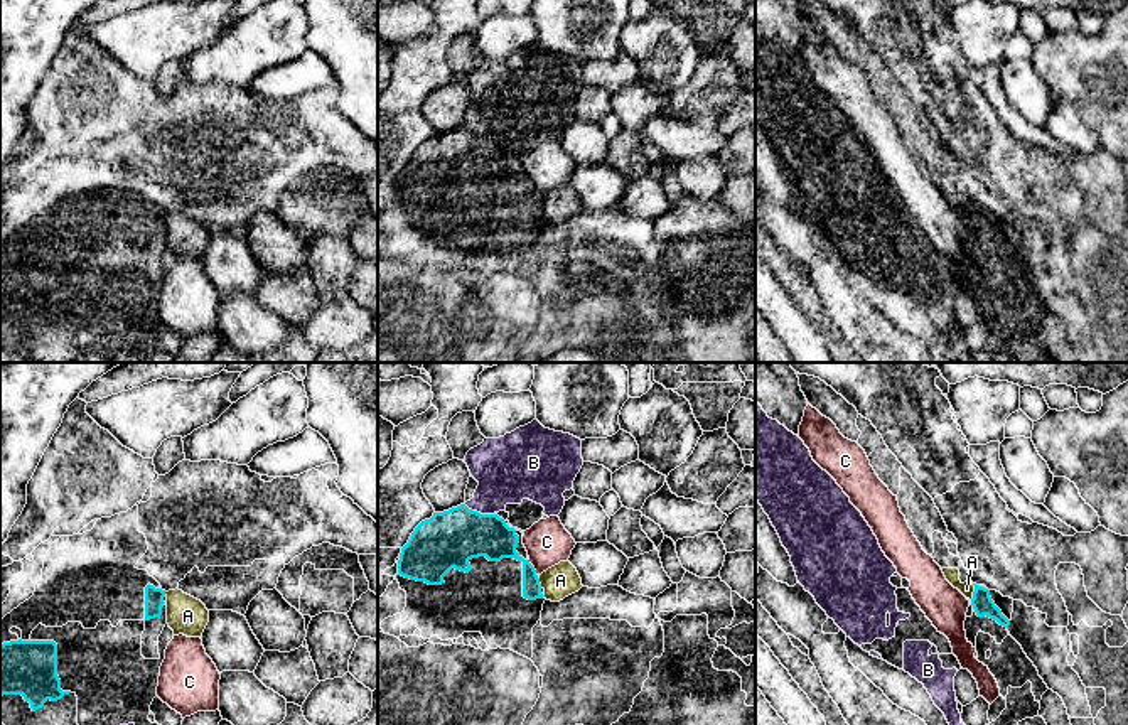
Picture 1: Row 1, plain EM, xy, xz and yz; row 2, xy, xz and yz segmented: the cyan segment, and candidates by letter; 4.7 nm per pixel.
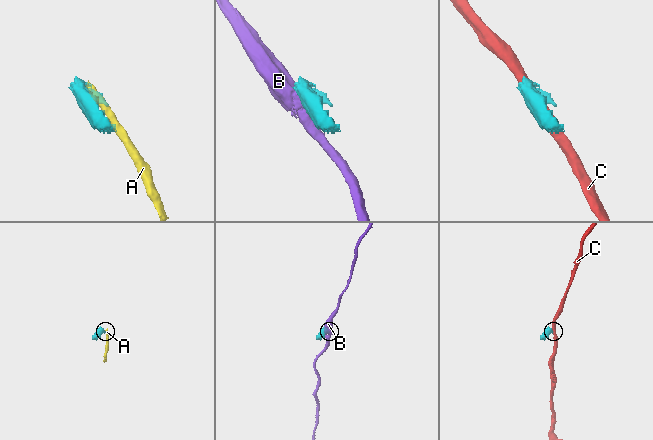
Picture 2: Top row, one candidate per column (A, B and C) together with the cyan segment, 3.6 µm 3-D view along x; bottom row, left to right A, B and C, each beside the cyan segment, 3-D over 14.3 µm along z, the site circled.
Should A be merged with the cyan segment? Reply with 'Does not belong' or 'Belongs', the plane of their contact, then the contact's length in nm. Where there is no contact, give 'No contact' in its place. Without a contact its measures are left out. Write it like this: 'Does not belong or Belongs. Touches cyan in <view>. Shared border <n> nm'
Does not belong. Touches cyan in yz. Shared border 80 nm

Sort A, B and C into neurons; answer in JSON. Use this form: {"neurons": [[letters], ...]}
{"neurons": [["A"], ["B"], ["C"]]}

